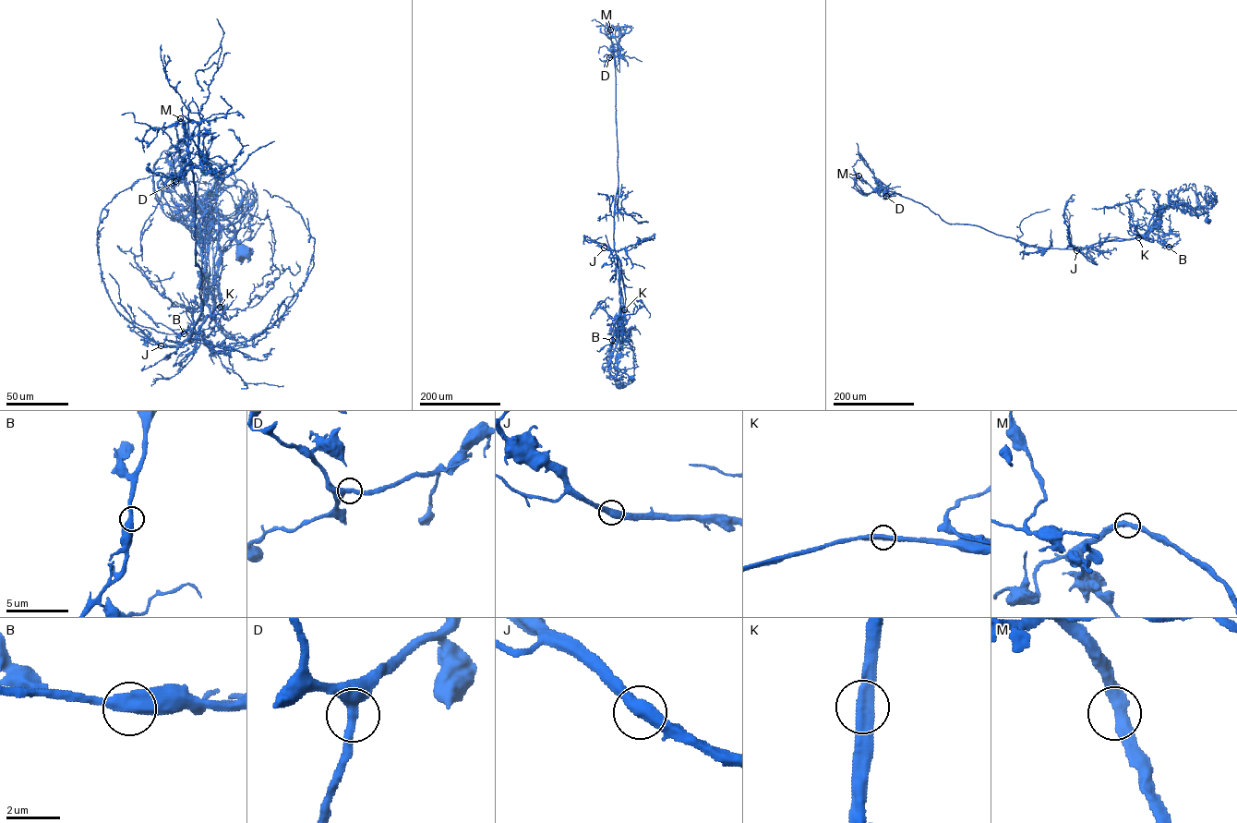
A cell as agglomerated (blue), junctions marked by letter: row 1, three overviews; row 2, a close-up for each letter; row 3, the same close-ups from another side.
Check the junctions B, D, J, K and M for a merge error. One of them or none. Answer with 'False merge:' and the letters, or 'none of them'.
False merge: K

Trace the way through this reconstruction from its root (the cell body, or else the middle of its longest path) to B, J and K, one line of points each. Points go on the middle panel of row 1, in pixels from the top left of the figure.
B: (631, 377), (629, 379), (627, 375), (614, 367), (617, 353), (615, 347), (621, 332), (618, 315), (612, 340)
J: (631, 377), (629, 379), (614, 367), (615, 347), (621, 332), (619, 277), (615, 250), (604, 248)
K: (631, 377), (629, 379), (627, 375), (614, 367), (617, 353), (615, 347), (620, 328), (623, 331), (624, 310)

